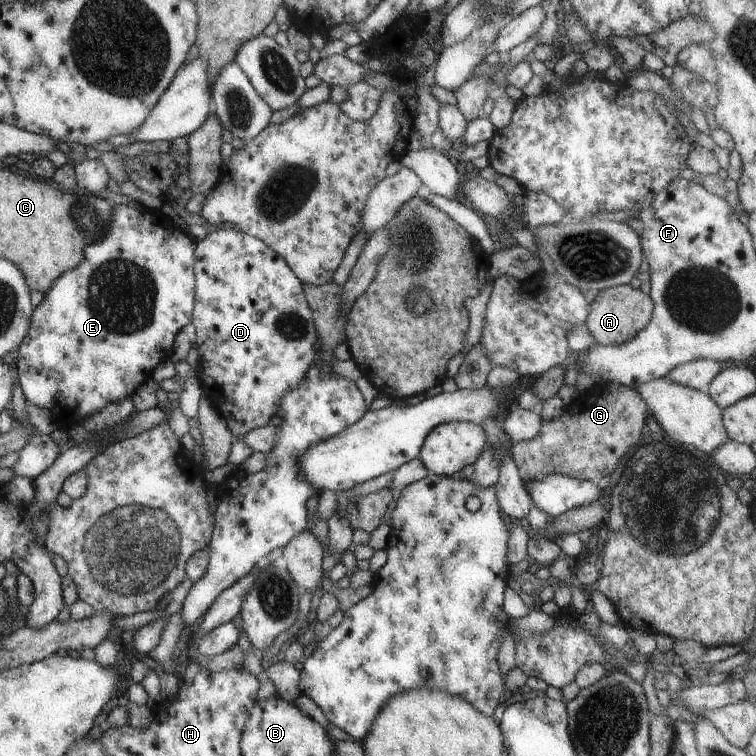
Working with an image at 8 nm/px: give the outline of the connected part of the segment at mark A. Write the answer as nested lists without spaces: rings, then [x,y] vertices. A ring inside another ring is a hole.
[[[620,285],[597,292],[597,296],[589,305],[589,314],[584,331],[592,336],[595,345],[619,346],[629,342],[649,323],[654,308],[652,299],[639,289],[629,285]]]

